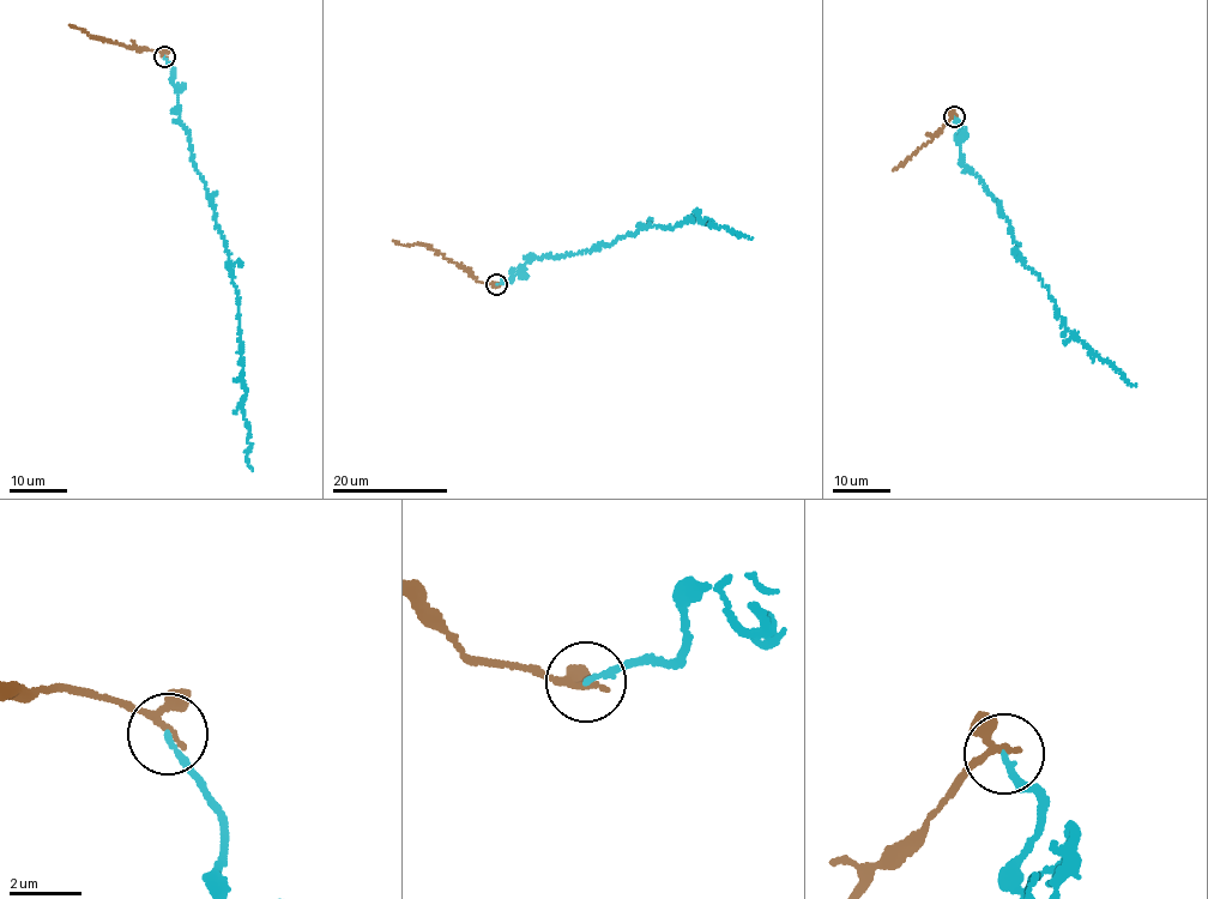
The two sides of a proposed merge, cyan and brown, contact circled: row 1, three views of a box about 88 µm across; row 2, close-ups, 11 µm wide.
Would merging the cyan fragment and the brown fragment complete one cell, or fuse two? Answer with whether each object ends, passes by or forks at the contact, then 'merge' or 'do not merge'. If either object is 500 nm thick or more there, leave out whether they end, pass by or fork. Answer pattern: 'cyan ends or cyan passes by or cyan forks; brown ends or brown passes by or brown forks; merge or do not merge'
cyan ends; brown passes by; do not merge

